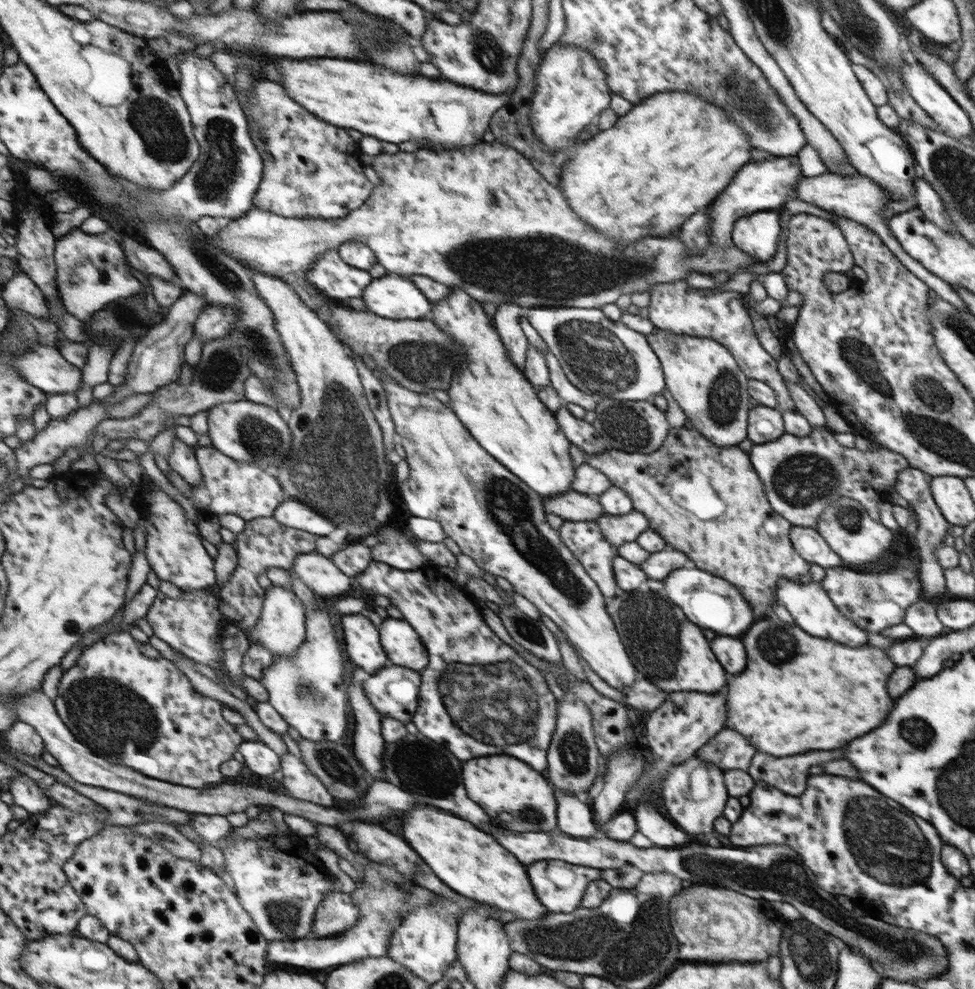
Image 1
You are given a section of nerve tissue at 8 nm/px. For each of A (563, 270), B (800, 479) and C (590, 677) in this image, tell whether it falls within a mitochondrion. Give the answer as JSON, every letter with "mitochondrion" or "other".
{"A":"mitochondrion","B":"mitochondrion","C":"other"}

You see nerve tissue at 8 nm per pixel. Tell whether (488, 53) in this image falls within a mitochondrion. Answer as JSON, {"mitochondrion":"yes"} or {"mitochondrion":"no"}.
{"mitochondrion":"yes"}

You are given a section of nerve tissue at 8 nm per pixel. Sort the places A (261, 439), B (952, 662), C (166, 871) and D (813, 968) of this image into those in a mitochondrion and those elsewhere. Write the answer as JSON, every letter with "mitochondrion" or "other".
{"A":"mitochondrion","B":"other","C":"other","D":"mitochondrion"}

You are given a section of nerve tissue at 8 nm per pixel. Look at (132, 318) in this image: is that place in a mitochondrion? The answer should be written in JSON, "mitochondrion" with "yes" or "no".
{"mitochondrion":"yes"}

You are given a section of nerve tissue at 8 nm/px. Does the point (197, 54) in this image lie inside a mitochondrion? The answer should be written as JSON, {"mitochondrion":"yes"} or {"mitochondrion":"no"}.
{"mitochondrion":"no"}

